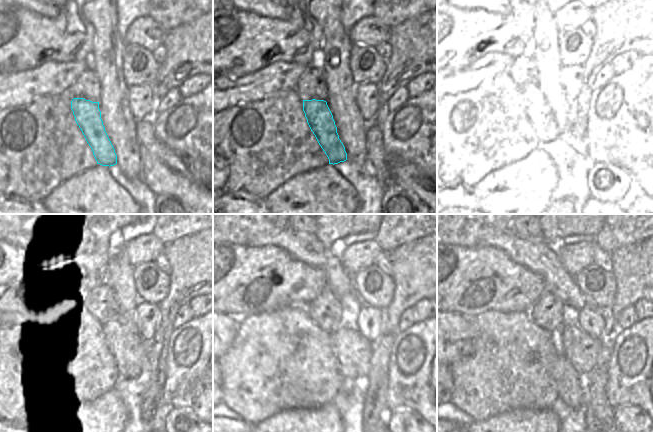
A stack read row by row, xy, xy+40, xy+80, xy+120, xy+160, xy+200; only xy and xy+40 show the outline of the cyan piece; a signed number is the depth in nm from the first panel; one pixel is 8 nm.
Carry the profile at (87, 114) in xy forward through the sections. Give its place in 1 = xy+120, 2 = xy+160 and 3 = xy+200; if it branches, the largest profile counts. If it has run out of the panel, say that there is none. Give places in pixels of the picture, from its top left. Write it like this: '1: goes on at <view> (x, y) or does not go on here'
1: goes on at xy+120 (128, 349)
2: goes on at xy+160 (353, 351)
3: goes on at xy+200 (581, 349)

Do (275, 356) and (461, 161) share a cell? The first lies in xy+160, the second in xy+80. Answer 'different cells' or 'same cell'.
same cell

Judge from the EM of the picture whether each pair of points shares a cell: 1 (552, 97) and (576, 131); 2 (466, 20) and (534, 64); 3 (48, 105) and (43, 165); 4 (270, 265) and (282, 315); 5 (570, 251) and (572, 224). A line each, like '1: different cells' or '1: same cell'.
1: same cell
2: same cell
3: same cell
4: different cells
5: different cells

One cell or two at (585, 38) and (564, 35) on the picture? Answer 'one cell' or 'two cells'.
two cells

